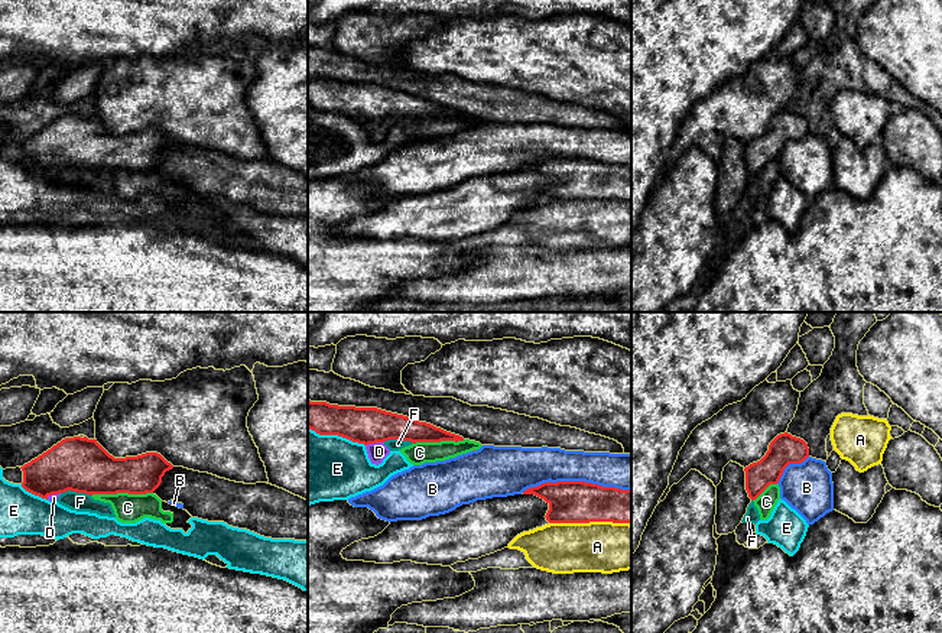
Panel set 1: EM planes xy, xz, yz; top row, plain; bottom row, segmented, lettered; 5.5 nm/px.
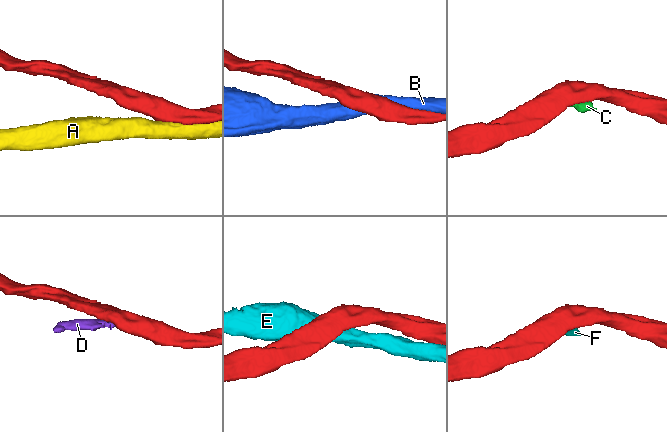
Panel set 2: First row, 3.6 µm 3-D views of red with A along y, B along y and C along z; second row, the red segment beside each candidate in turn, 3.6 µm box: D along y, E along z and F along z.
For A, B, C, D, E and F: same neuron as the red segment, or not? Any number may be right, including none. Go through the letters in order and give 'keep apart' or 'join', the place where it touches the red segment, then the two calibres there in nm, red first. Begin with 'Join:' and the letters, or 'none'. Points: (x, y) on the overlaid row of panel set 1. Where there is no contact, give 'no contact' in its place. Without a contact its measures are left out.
Join: none
A: keep apart | xz (590, 520) | 240/280 nm
B: keep apart | xz (575, 481) | 240/200 nm
C: keep apart | xy (122, 492) | 280/160 nm
D: keep apart | xz (374, 442) | 200/100 nm
E: keep apart | xz (337, 434) | 200/380 nm
F: keep apart | xy (75, 490) | 300/110 nm

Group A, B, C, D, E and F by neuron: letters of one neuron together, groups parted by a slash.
A / B / C D F / E

